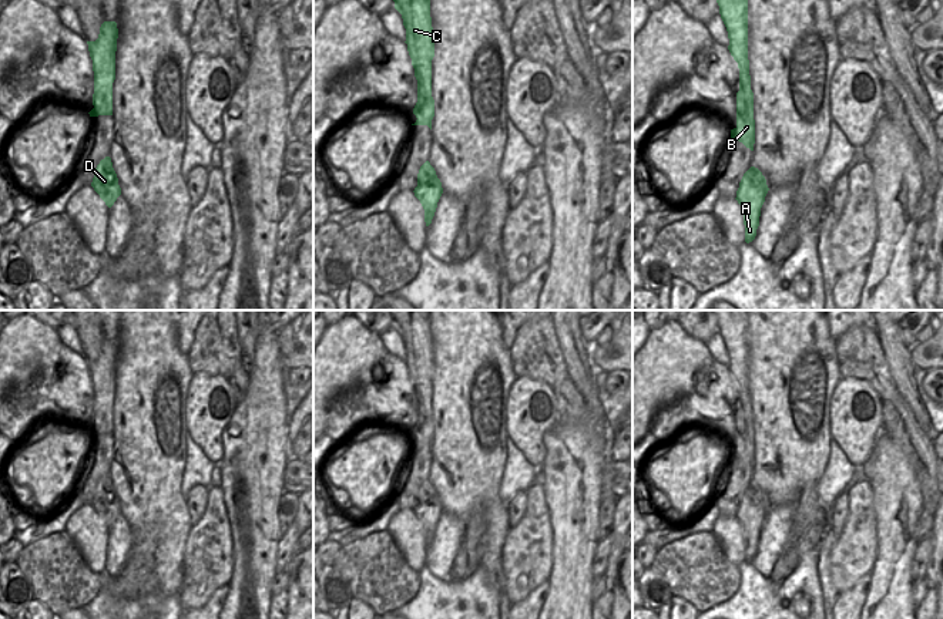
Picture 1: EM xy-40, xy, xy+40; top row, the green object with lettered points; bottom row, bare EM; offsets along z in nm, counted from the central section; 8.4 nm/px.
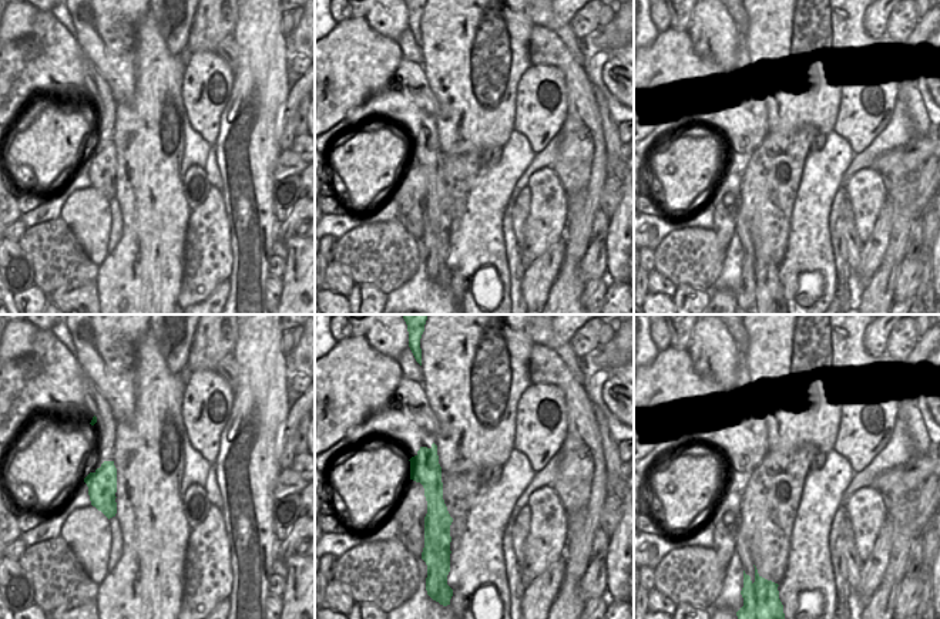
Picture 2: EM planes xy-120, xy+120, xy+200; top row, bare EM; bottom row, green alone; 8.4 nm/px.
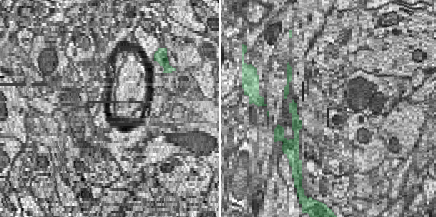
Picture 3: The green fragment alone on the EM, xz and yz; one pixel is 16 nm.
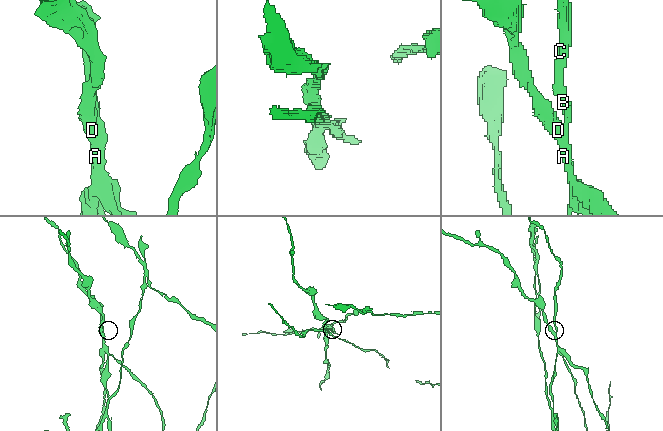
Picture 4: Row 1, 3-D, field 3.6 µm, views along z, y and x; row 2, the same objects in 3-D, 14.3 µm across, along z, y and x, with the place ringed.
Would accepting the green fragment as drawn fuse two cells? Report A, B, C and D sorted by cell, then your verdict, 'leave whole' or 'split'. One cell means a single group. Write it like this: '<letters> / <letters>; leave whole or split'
A D / B C; split

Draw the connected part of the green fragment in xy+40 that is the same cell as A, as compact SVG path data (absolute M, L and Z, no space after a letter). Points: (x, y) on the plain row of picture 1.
M751 487L744 492L735 518L742 527L746 562L752 561L756 555L761 527L765 521L768 509L769 507L762 492L752 495Z

